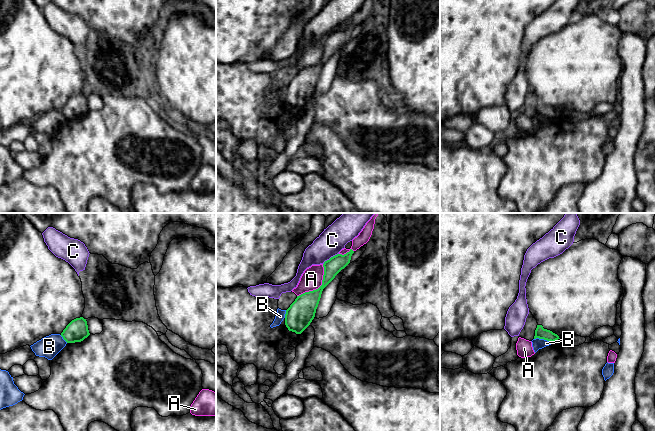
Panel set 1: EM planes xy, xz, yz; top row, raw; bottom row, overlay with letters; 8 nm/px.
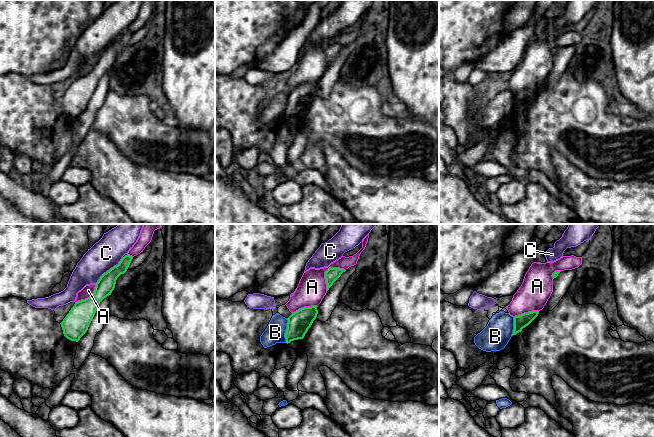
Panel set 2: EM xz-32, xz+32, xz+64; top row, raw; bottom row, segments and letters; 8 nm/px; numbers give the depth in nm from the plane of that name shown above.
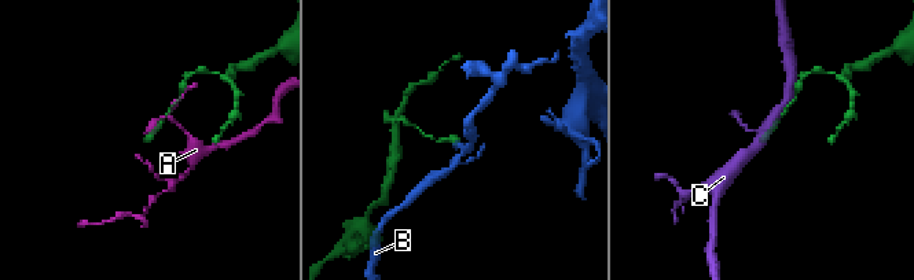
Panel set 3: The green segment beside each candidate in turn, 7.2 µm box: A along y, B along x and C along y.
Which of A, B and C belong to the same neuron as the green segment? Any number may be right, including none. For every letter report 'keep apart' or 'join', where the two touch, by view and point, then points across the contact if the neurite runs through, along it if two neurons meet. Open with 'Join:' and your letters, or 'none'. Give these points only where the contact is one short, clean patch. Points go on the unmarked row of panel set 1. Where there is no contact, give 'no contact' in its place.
Join: none
A: keep apart; contact xz (320, 62)
B: keep apart; contact yz (543, 114); border yz (534, 114), (543, 114), (552, 118)
C: keep apart; contact xz (331, 33)

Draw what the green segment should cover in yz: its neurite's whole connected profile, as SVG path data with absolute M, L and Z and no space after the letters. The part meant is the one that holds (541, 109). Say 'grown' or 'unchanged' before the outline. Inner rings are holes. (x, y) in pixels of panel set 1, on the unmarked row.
unchanged; M537 101L534 115L536 114L544 115L544 116L551 117L551 118L554 118L560 115L557 110L553 109L550 106L544 105L542 101Z

